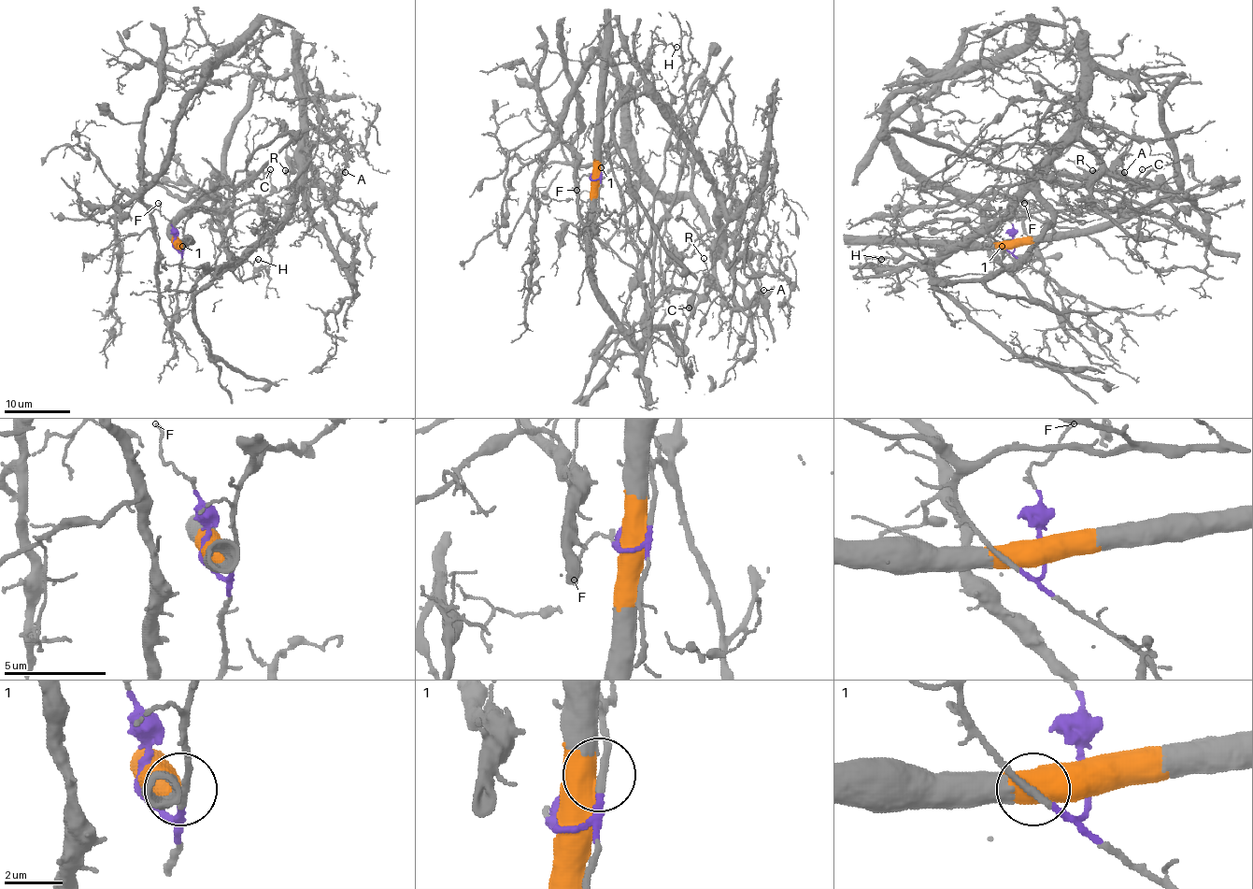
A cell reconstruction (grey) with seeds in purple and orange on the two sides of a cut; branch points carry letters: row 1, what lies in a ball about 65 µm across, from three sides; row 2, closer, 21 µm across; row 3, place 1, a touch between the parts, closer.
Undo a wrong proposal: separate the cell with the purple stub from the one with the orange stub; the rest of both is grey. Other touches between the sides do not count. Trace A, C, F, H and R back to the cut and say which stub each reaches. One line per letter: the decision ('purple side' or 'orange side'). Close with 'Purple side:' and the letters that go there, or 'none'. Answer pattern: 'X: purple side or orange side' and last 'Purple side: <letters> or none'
A: orange side
C: purple side
F: purple side
H: orange side
R: purple side
Purple side: C, F, R

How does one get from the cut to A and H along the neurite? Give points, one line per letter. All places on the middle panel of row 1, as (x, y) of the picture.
A: (592, 179), (590, 278), (631, 344), (666, 329), (683, 342), (722, 247), (734, 303), (746, 314), (763, 289)
H: (592, 179), (605, 310), (631, 344), (666, 329), (680, 345), (719, 221), (650, 70), (652, 43), (676, 48)

